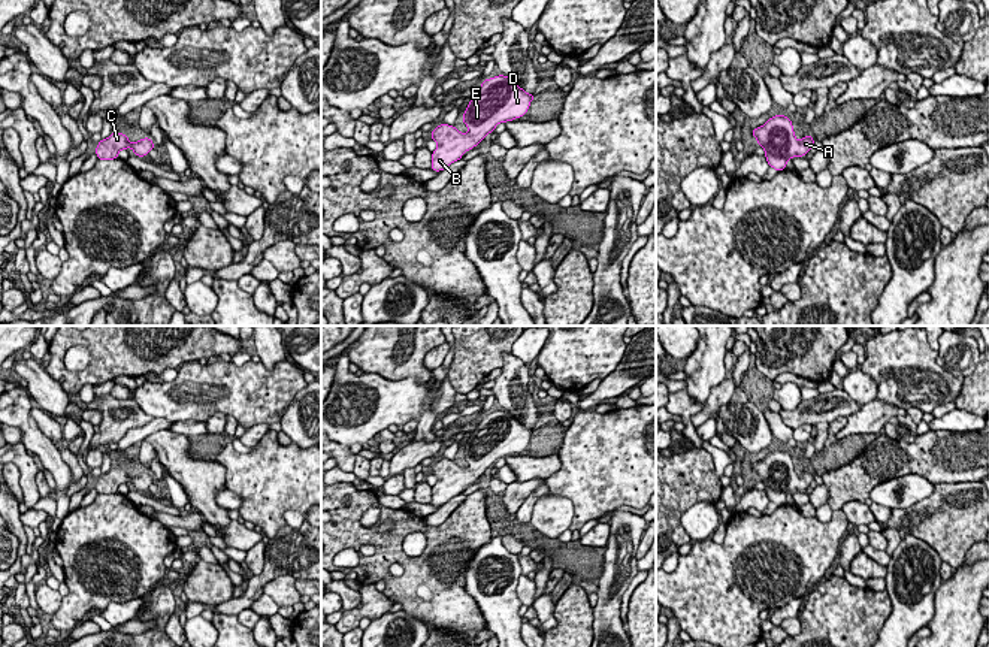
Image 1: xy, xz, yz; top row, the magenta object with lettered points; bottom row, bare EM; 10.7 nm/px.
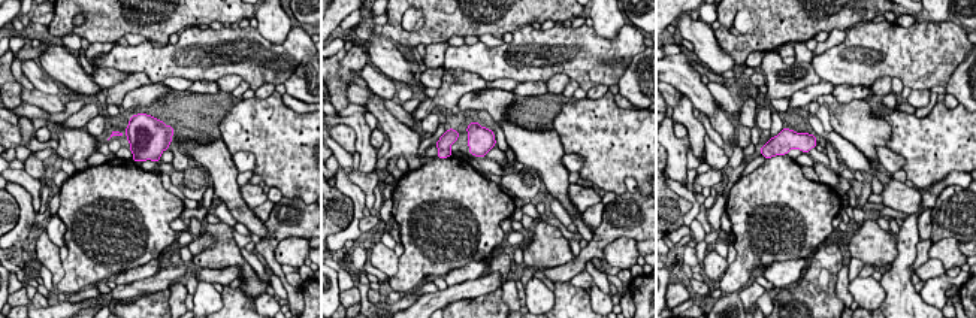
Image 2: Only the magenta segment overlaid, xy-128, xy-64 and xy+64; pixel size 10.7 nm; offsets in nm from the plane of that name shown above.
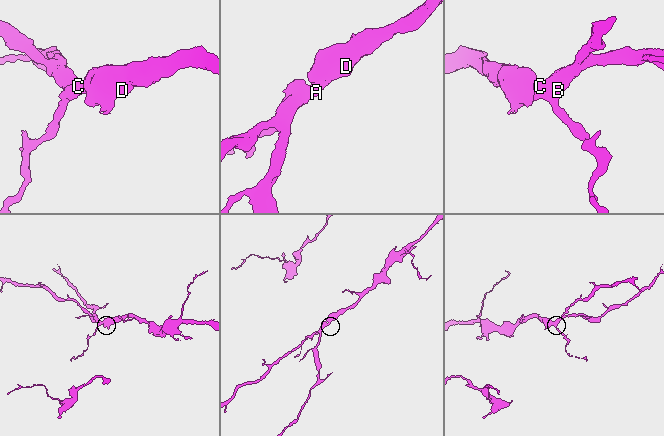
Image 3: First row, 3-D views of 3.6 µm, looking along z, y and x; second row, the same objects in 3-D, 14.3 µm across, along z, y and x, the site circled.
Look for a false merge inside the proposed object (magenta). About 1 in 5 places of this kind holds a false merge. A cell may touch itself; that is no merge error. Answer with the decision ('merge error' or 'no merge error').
no merge error

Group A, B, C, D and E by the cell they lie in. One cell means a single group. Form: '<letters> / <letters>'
A B C D E

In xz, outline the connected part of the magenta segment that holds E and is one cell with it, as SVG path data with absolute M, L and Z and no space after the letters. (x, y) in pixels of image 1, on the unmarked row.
M499 409L483 415L474 426L462 451L468 468L445 457L432 465L432 475L438 478L432 487L432 501L441 507L451 498L460 495L465 486L477 481L497 459L512 456L526 450L535 429L527 429L511 412Z

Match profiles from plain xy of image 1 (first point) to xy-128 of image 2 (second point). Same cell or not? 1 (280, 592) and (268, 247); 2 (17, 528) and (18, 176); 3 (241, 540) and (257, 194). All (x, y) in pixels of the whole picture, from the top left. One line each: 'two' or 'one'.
1: two
2: two
3: one

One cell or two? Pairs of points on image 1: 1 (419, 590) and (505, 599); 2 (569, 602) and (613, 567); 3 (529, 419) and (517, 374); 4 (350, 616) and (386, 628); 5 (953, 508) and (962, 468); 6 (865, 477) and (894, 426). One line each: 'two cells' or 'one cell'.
1: two cells
2: two cells
3: one cell
4: two cells
5: two cells
6: two cells

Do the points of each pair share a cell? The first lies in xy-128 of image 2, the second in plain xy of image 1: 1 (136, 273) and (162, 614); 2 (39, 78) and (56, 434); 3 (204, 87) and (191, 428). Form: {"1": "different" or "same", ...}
{"1": "different", "2": "same", "3": "same"}

